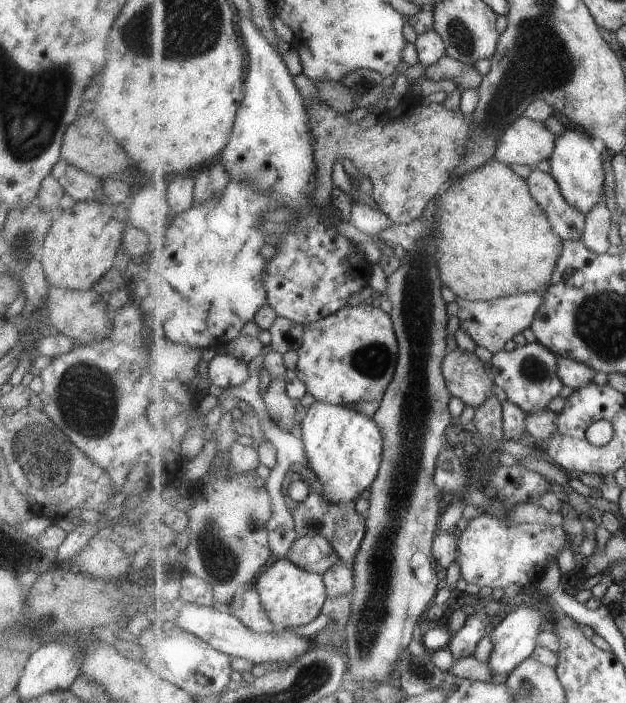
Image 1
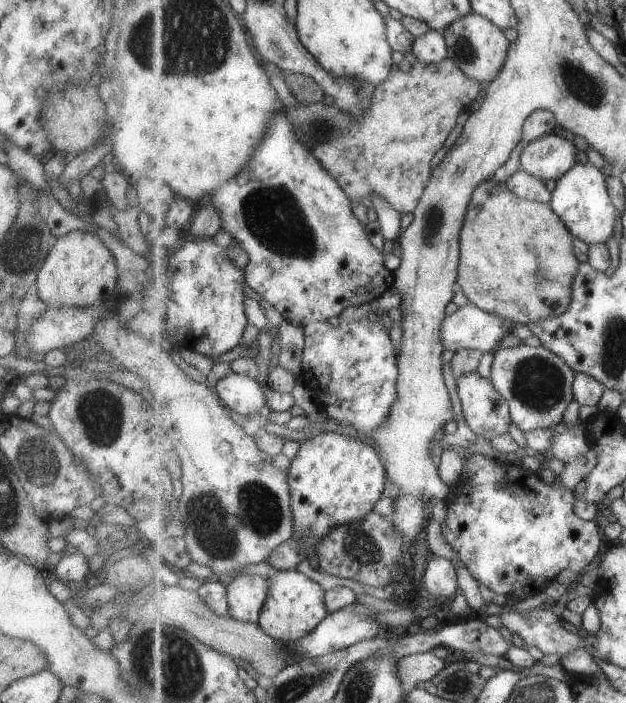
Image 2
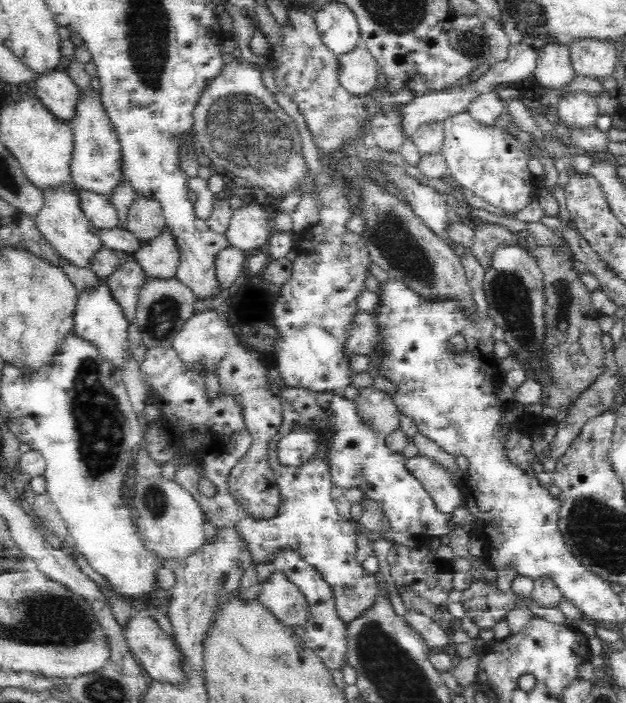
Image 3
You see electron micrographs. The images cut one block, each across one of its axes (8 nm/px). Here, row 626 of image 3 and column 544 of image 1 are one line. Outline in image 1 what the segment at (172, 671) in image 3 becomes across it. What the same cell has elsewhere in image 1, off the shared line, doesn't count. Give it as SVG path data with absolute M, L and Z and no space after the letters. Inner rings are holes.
M523 116L504 130L498 140L495 160L507 165L518 163L536 168L541 160L550 160L557 139L543 122Z

